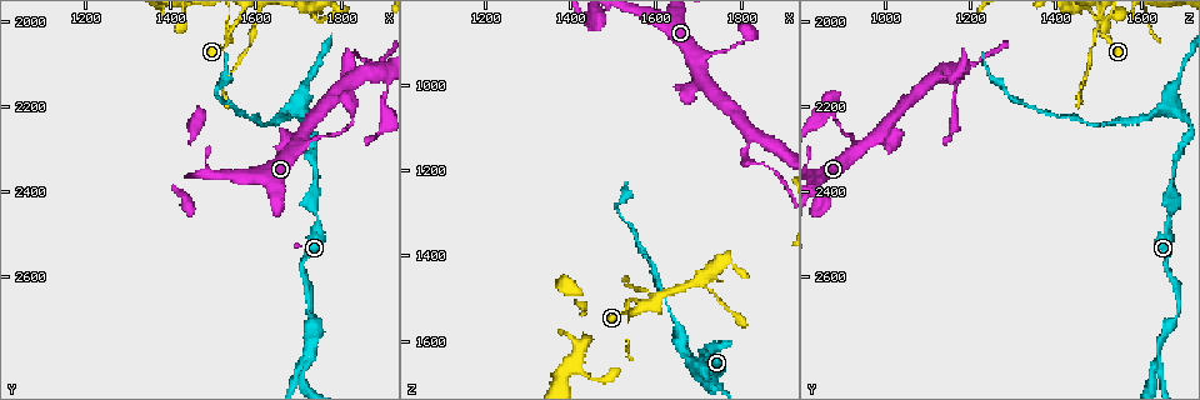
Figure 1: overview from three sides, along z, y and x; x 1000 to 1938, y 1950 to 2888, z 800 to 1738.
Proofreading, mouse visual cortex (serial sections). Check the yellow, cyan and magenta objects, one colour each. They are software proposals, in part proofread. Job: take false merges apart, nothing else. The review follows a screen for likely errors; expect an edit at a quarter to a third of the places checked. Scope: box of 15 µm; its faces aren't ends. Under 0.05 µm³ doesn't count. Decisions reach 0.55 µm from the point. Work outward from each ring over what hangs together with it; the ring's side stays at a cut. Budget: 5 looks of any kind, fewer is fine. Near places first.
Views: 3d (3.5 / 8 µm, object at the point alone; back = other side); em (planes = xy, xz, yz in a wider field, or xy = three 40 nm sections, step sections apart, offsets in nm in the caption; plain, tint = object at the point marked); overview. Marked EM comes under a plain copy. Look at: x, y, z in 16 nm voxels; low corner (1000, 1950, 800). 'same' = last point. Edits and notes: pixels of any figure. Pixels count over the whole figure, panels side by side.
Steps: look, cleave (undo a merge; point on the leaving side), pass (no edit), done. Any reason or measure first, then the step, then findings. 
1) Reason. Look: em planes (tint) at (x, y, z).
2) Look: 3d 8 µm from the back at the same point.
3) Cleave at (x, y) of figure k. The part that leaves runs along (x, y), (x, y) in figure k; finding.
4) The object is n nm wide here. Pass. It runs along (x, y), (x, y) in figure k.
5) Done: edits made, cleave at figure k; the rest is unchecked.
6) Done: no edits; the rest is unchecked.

Branch point. Look: 3d 3.5 µm at (1700, 2200, 1670).

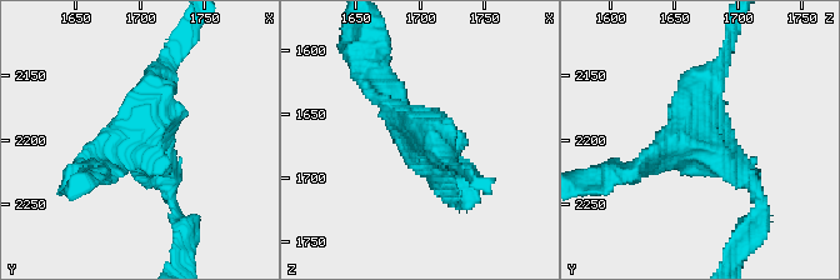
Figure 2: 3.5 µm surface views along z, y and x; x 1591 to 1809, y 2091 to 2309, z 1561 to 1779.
Need the tissue. Look: em planes (tint) at (1702, 2202, 1668).

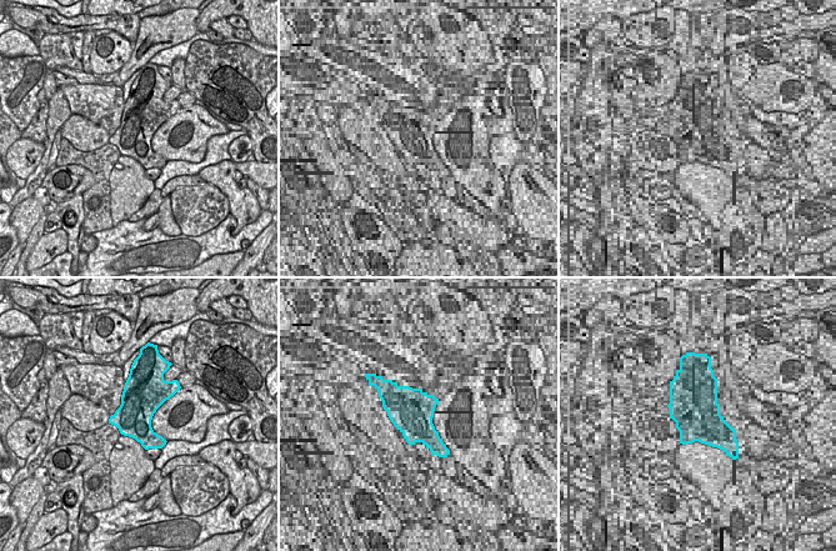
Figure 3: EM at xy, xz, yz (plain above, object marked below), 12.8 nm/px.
Pass. It runs along (451, 195), (420, 135), (366, 80) in figure 2; continuous, no second cell.

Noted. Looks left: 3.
A fork. Look: 3d 3.5 µm at (1835, 2135, 1120).

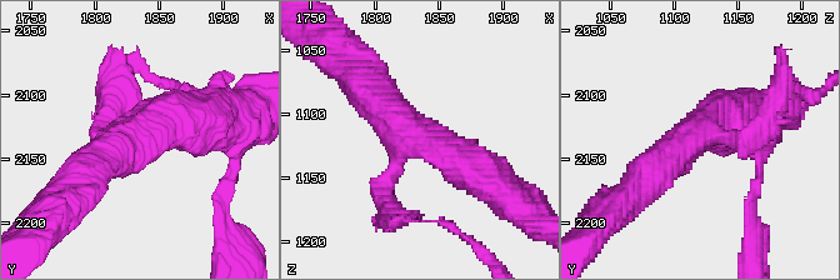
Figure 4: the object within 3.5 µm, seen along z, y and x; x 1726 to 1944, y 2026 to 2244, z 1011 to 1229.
Look: em xy step 5 (tint) at (1830, 2130, 1114).

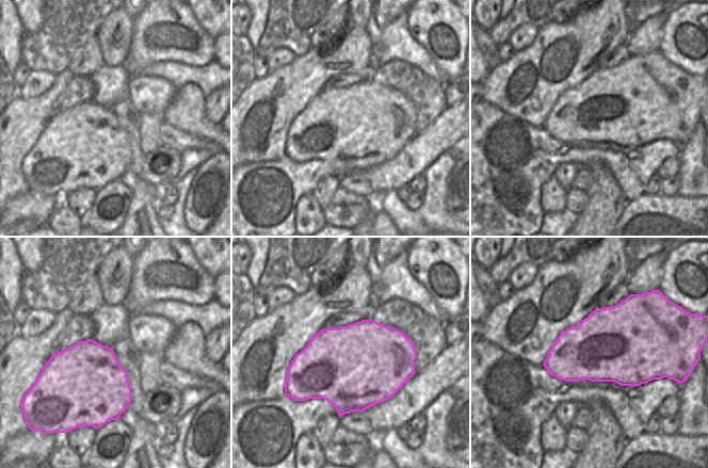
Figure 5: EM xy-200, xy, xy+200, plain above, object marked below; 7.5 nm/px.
Cut it another way. Look: em xy step 1 (tint) at the same point.

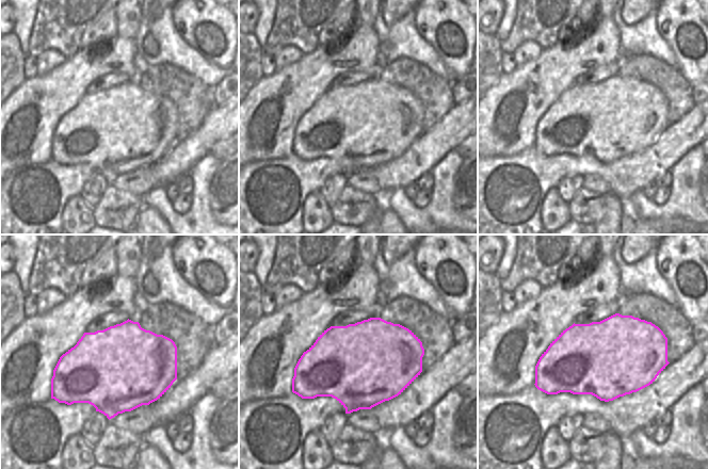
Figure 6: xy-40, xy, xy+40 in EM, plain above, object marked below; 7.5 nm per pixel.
Pass. It runs along (363, 84), (413, 135), (481, 173) in figure 4; continuous, no second cell.

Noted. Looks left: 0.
Done: no edits; the rest is unchecked.

